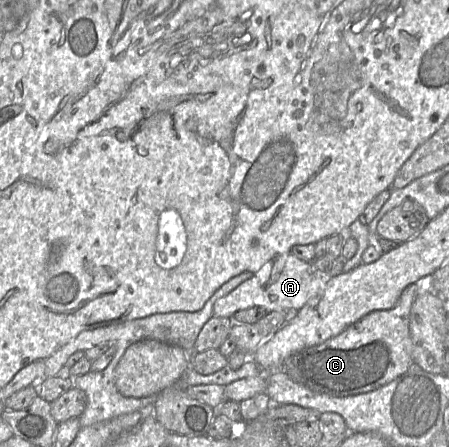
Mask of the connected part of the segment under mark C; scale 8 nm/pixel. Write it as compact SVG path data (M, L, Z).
M416 284L407 286L392 309L365 315L340 334L289 356L278 370L315 393L334 397L363 394L390 383L414 364L409 315L418 294Z

